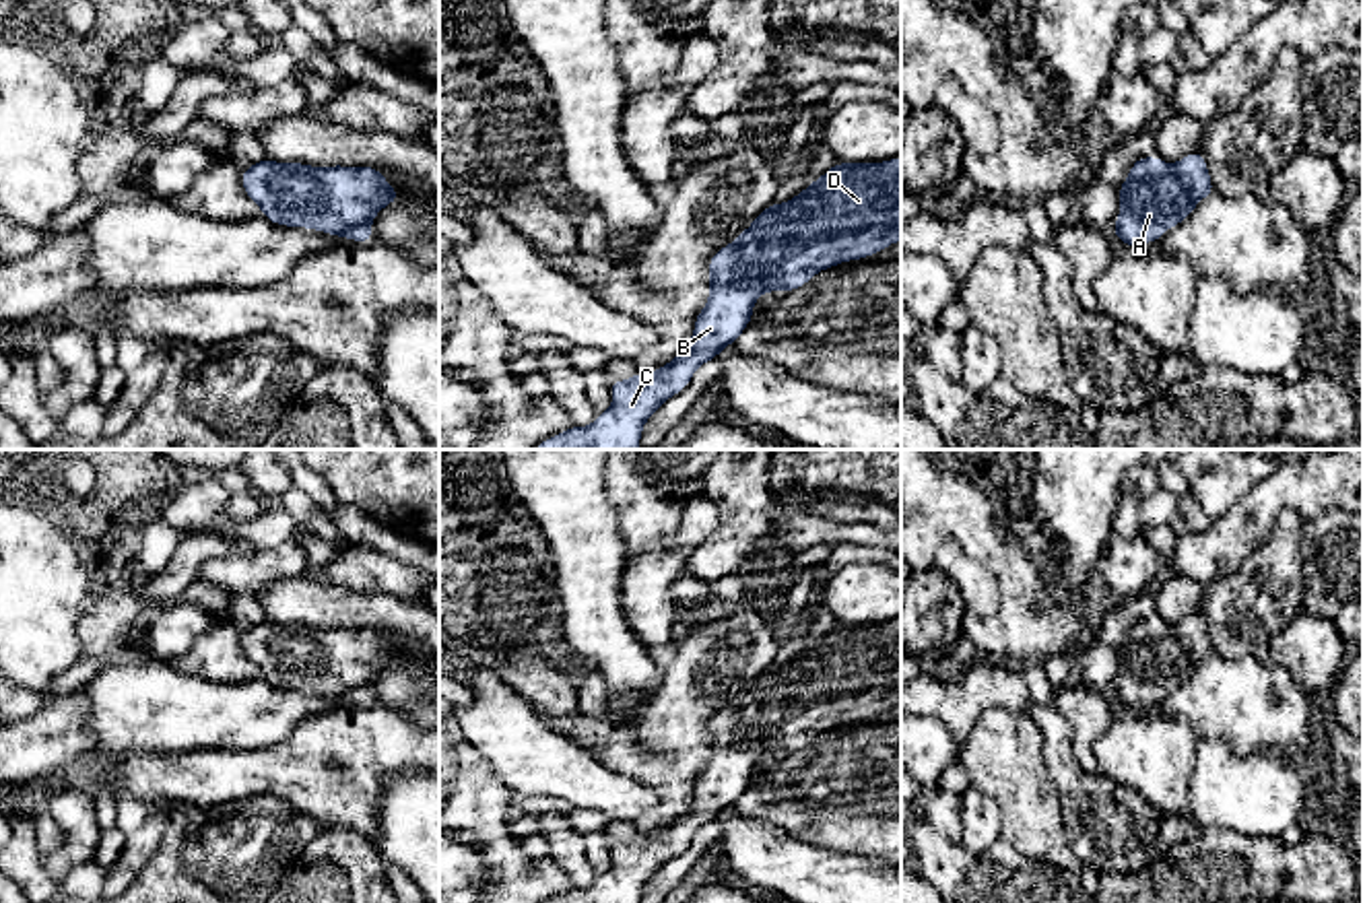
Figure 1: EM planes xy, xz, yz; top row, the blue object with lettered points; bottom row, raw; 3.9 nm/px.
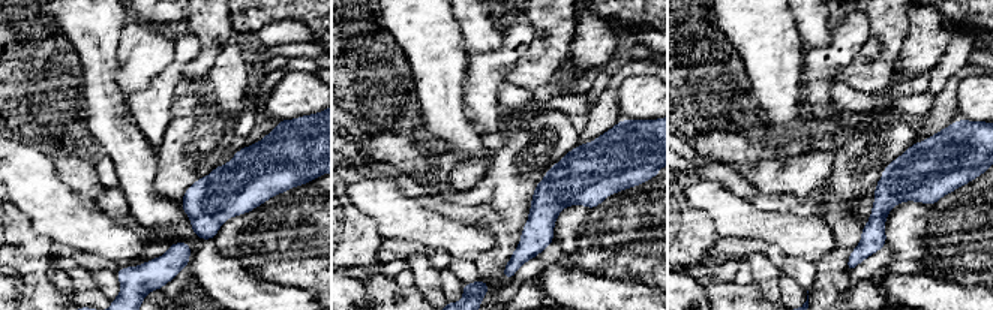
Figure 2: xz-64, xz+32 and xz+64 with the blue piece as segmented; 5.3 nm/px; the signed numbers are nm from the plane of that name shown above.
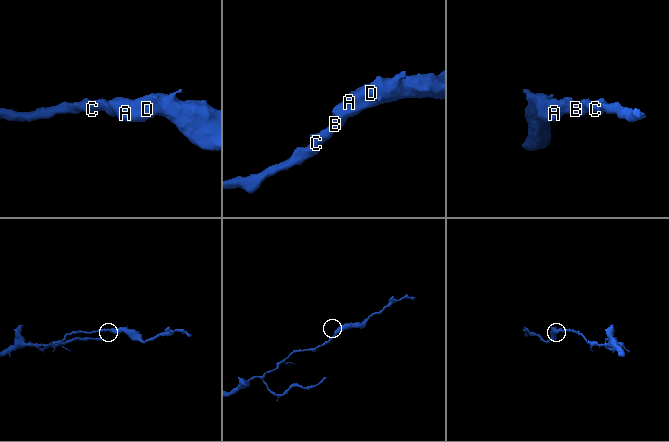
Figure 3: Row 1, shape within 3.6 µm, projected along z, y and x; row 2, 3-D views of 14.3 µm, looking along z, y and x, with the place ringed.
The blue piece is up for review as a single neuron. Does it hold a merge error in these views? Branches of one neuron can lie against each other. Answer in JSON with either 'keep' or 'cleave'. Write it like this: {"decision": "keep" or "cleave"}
{"decision": "keep"}

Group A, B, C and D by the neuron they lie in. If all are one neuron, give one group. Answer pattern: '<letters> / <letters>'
A B C D

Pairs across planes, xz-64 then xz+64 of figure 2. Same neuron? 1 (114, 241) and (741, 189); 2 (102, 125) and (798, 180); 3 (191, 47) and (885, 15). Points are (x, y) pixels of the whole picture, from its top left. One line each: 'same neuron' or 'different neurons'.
1: different neurons
2: different neurons
3: different neurons

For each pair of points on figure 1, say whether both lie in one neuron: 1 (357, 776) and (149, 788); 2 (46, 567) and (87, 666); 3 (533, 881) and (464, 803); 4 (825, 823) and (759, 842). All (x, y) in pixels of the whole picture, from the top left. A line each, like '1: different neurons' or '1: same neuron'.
1: same neuron
2: different neurons
3: same neuron
4: different neurons

